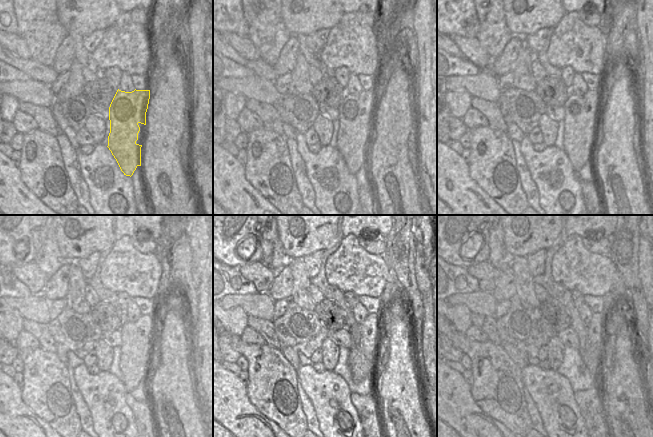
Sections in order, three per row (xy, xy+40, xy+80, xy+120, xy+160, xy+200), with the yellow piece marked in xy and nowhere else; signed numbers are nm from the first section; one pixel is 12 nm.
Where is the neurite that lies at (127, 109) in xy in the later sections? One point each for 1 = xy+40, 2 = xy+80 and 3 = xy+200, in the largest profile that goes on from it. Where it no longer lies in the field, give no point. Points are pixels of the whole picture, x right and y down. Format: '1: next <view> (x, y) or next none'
1: next xy+40 (354, 110)
2: next xy+80 (579, 110)
3: next xy+200 (597, 327)

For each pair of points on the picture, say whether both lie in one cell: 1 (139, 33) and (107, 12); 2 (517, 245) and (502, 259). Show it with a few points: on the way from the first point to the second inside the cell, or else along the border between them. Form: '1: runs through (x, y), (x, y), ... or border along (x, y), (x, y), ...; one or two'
1: border along (122, 12), (105, 29); two
2: border along (502, 229), (505, 249), (513, 256); two

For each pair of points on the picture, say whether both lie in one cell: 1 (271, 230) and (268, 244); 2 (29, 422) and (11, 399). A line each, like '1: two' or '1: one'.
1: one
2: one

